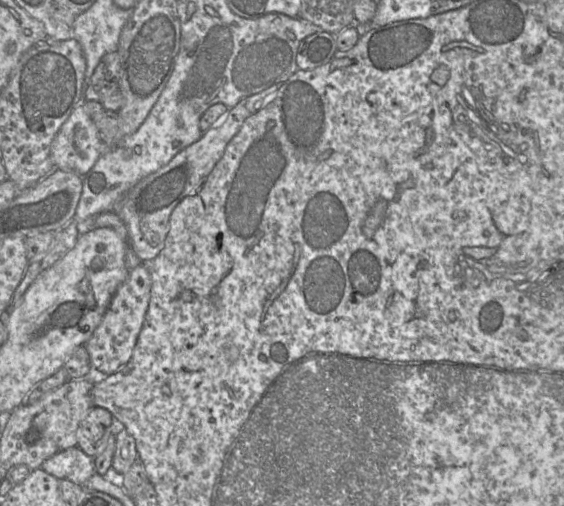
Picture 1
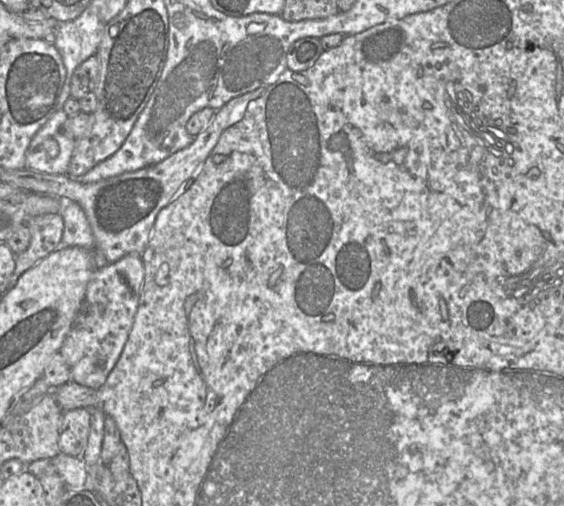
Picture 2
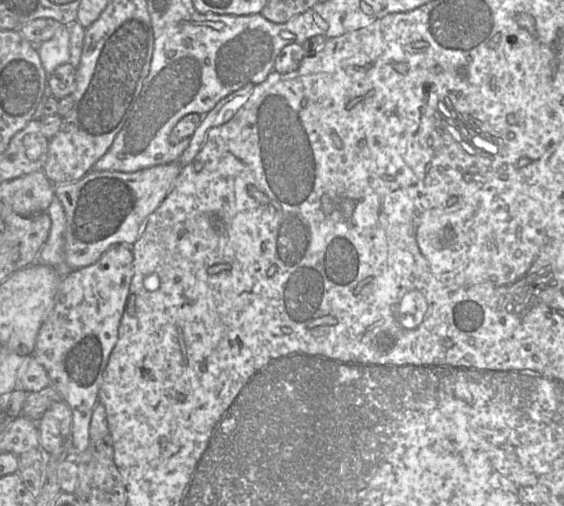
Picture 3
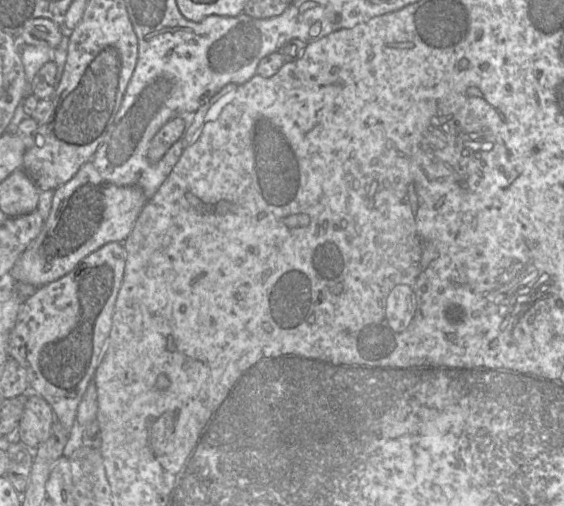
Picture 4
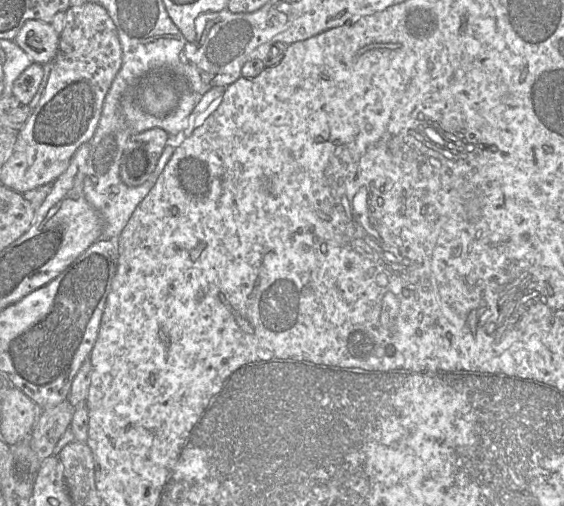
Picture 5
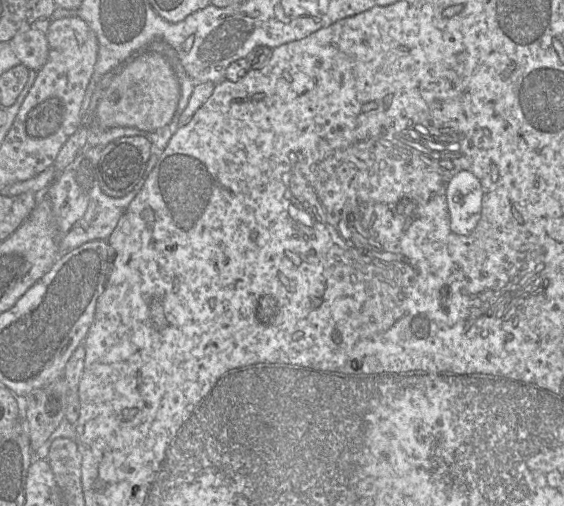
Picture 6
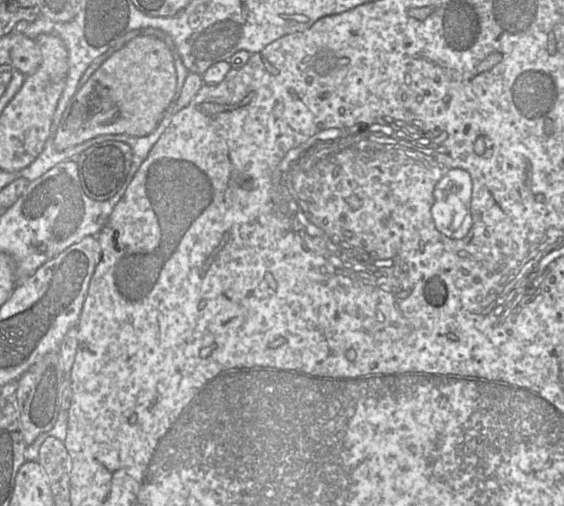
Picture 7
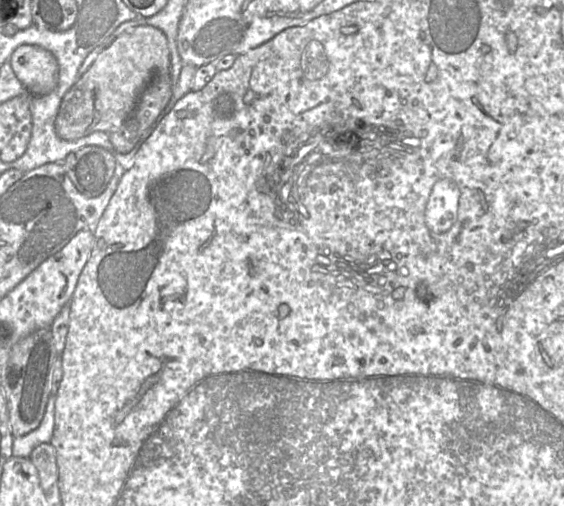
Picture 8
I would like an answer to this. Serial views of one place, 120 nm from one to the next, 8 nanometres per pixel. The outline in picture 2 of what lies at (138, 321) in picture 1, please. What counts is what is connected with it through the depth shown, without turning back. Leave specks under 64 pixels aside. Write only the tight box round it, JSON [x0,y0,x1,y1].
[59,254,144,388]

